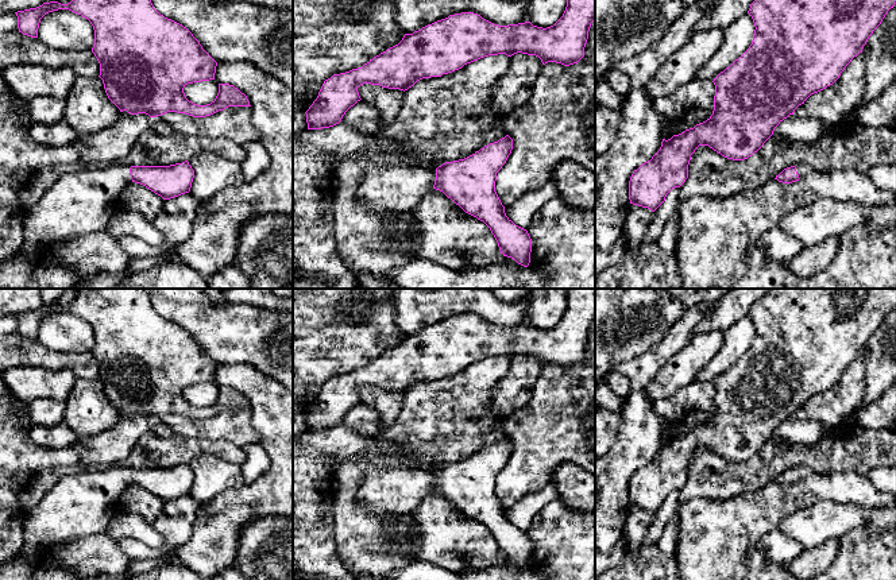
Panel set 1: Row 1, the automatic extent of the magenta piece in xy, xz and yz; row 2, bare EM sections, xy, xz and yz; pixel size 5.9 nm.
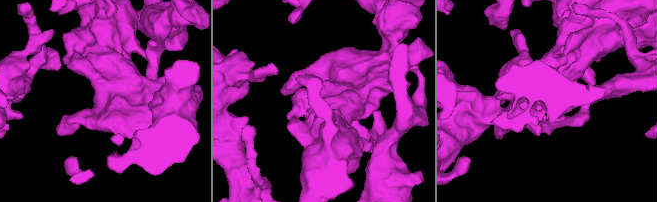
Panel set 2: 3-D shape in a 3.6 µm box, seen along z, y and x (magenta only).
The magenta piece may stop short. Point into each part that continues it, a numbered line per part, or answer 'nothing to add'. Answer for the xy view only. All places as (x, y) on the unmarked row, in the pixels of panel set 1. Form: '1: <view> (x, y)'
1: xy (80, 505)

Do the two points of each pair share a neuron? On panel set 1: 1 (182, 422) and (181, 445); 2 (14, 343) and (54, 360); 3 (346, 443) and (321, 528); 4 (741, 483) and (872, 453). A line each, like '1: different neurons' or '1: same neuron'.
1: different neurons
2: same neuron
3: same neuron
4: same neuron

